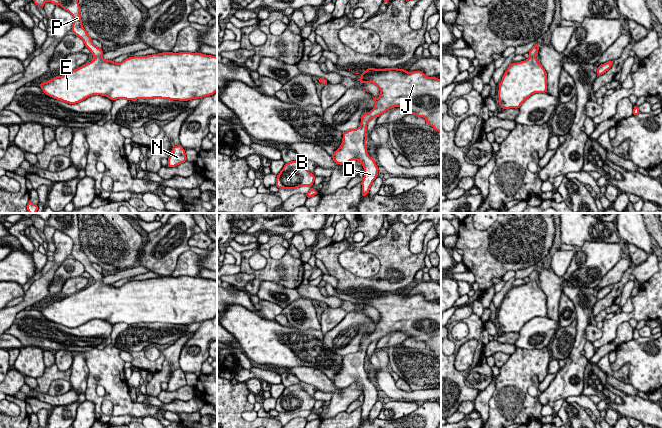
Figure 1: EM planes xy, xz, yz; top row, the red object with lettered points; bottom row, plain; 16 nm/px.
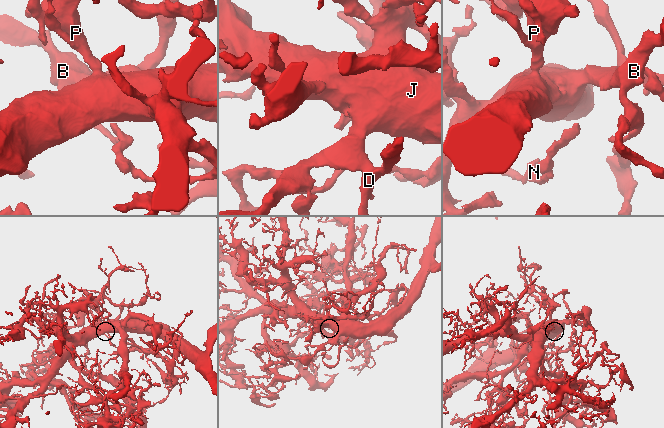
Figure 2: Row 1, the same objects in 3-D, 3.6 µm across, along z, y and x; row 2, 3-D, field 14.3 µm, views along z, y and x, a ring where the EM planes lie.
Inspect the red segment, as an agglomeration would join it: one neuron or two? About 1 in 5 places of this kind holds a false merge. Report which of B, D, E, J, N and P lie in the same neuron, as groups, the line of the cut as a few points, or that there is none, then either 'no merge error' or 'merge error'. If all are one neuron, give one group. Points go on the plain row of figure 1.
B D E J N P | no cut | no merge error

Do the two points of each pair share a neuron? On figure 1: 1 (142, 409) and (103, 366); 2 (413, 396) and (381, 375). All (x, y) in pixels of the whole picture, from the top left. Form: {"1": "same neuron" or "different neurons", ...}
{"1": "same neuron", "2": "same neuron"}

